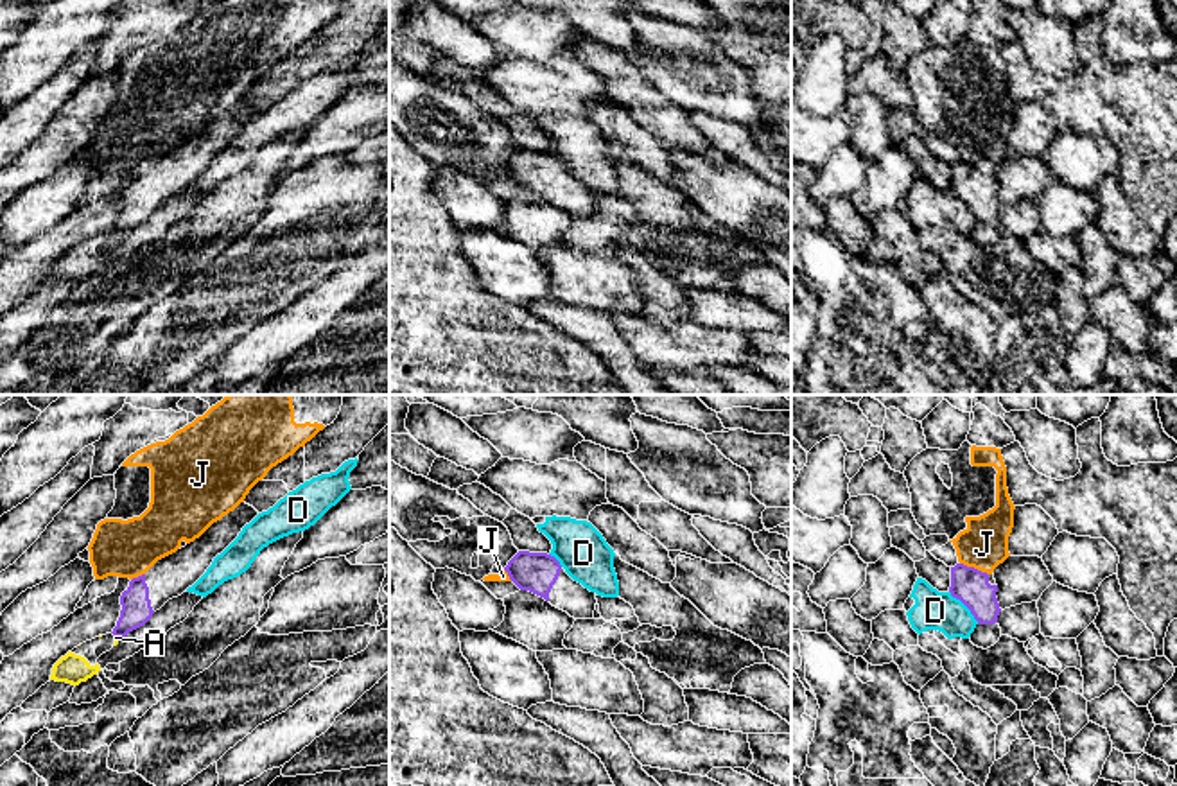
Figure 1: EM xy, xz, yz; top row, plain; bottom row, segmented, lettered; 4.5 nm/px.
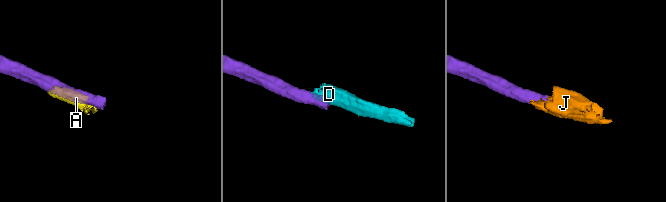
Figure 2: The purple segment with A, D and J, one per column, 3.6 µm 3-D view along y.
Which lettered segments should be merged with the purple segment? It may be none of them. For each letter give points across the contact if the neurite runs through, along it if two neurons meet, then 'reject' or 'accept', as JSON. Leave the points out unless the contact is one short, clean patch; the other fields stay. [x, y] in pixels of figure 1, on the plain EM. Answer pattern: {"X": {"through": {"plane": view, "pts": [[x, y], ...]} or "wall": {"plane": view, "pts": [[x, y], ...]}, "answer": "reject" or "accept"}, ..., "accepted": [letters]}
{"A": {"answer": "reject"}, "D": {"wall": {"plane": "yz", "pts": [[950, 189], [978, 221]]}, "answer": "reject"}, "J": {"wall": {"plane": "yz", "pts": [[960, 160], [987, 173]]}, "answer": "reject"}, "accepted": []}

